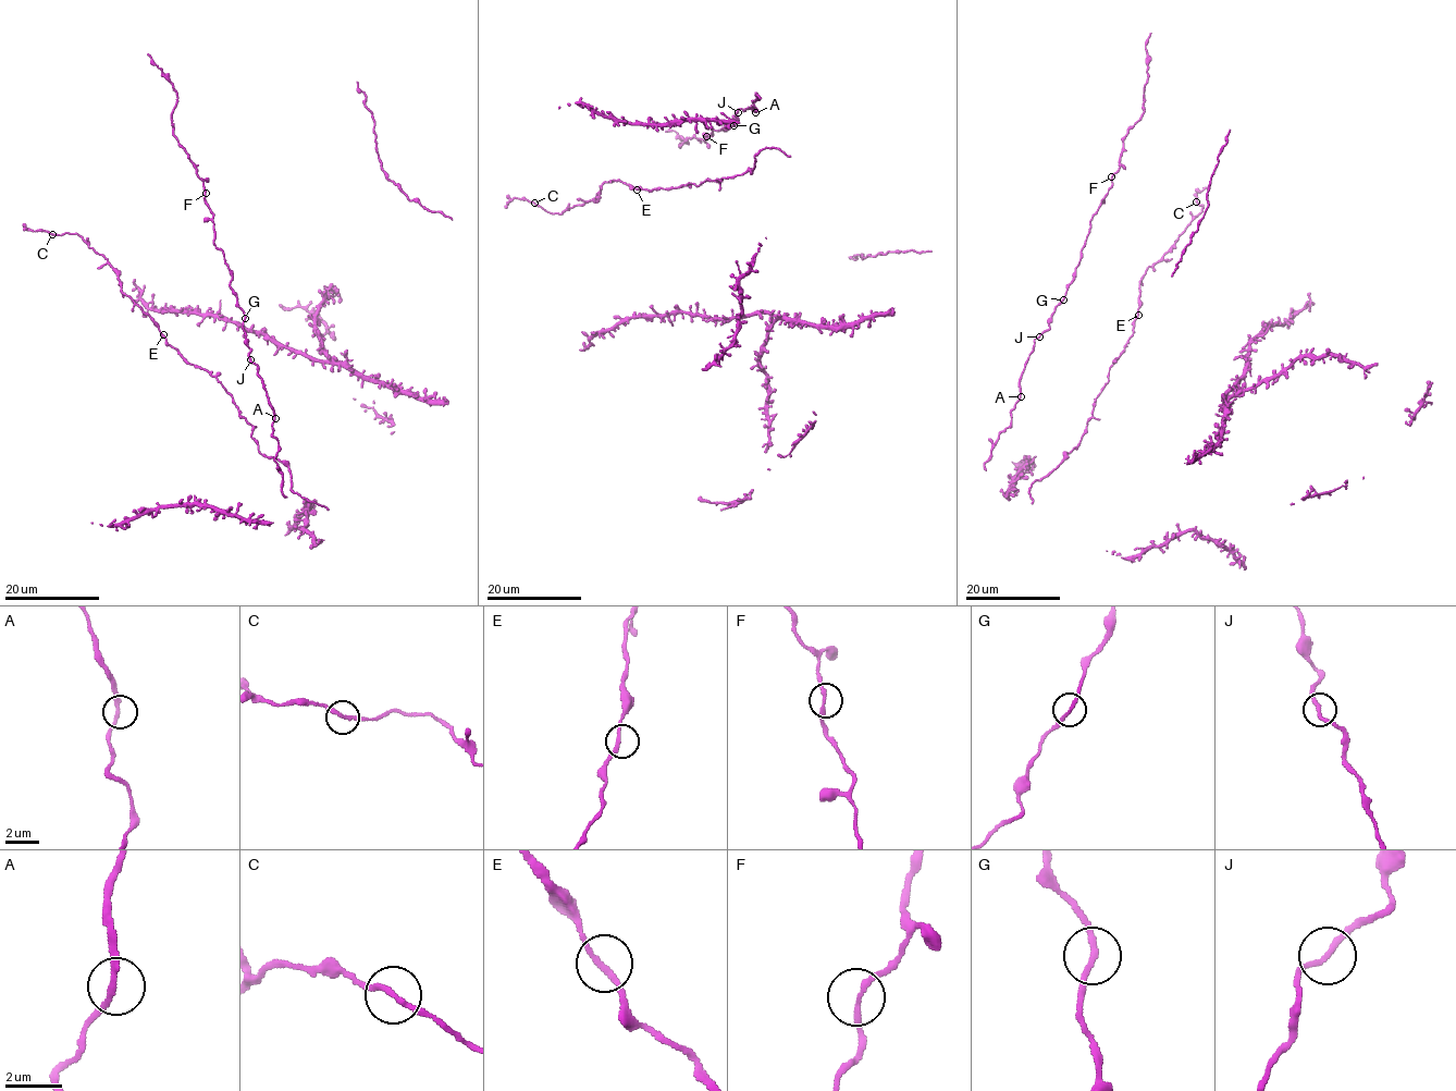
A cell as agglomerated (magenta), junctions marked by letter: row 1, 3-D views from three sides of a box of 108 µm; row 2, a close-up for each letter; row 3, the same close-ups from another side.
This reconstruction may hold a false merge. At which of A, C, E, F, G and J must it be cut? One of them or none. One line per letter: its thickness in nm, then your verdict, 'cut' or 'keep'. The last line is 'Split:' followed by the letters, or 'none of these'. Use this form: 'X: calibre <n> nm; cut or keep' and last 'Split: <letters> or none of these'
A: calibre 200 nm; keep
C: calibre 200 nm; keep
E: calibre 200 nm; keep
F: calibre 200 nm; keep
G: calibre 190 nm; keep
J: calibre 200 nm; keep
Split: none of these

